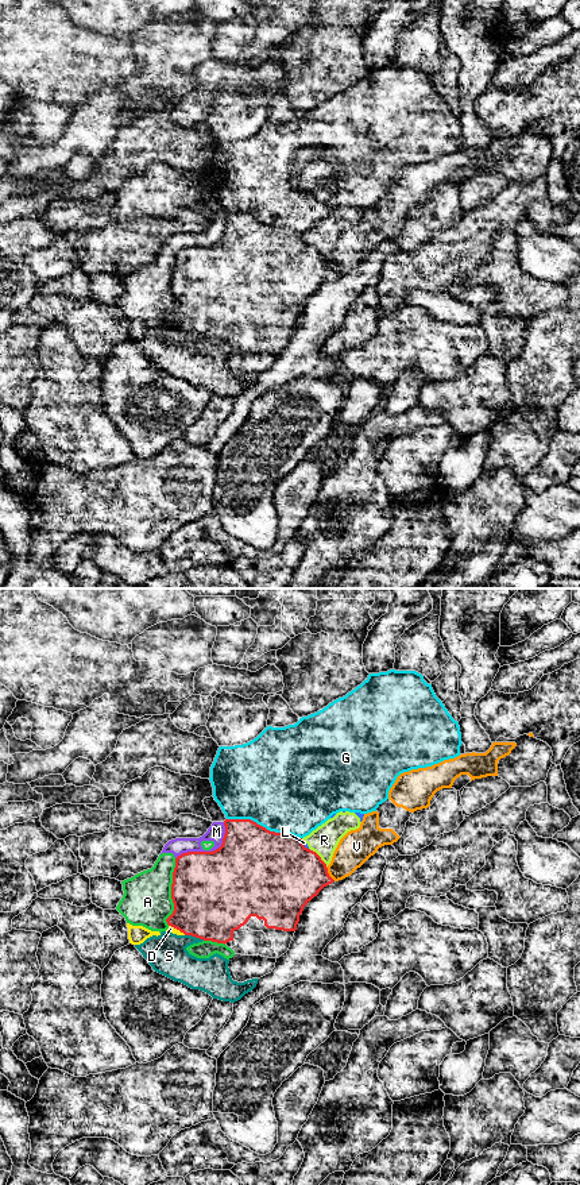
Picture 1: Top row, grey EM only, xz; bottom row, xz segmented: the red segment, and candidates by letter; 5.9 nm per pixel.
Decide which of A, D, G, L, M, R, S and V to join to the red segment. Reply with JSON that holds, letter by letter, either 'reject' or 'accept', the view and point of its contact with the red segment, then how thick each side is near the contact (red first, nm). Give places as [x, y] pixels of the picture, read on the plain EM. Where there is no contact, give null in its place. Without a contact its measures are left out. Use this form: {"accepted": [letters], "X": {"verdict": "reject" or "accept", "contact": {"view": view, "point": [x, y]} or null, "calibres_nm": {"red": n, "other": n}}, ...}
{"accepted": [], "A": {"verdict": "reject", "contact": {"view": "xz", "point": [171, 288]}, "calibres_nm": {"red": 500, "other": 300}}, "D": {"verdict": "reject", "contact": {"view": "xz", "point": [177, 324]}, "calibres_nm": {"red": 440, "other": 40}}, "G": {"verdict": "reject", "contact": {"view": "xz", "point": [265, 223]}, "calibres_nm": {"red": 480, "other": 500}}, "L": {"verdict": "reject", "contact": {"view": "xz", "point": [304, 242]}, "calibres_nm": {"red": 500, "other": 20}}, "M": {"verdict": "reject", "contact": {"view": "xz", "point": [209, 247]}, "calibres_nm": {"red": 500, "other": 100}}, "R": {"verdict": "reject", "contact": {"view": "xz", "point": [318, 251]}, "calibres_nm": {"red": 440, "other": 170}}, "S": {"verdict": "reject", "contact": {"view": "xz", "point": [194, 331]}, "calibres_nm": {"red": 460, "other": 240}}, "V": {"verdict": "reject", "contact": {"view": "xz", "point": [328, 269]}, "calibres_nm": {"red": 400, "other": 200}}}

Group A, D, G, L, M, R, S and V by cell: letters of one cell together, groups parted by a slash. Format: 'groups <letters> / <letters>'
groups A D M / G / L R / S / V

